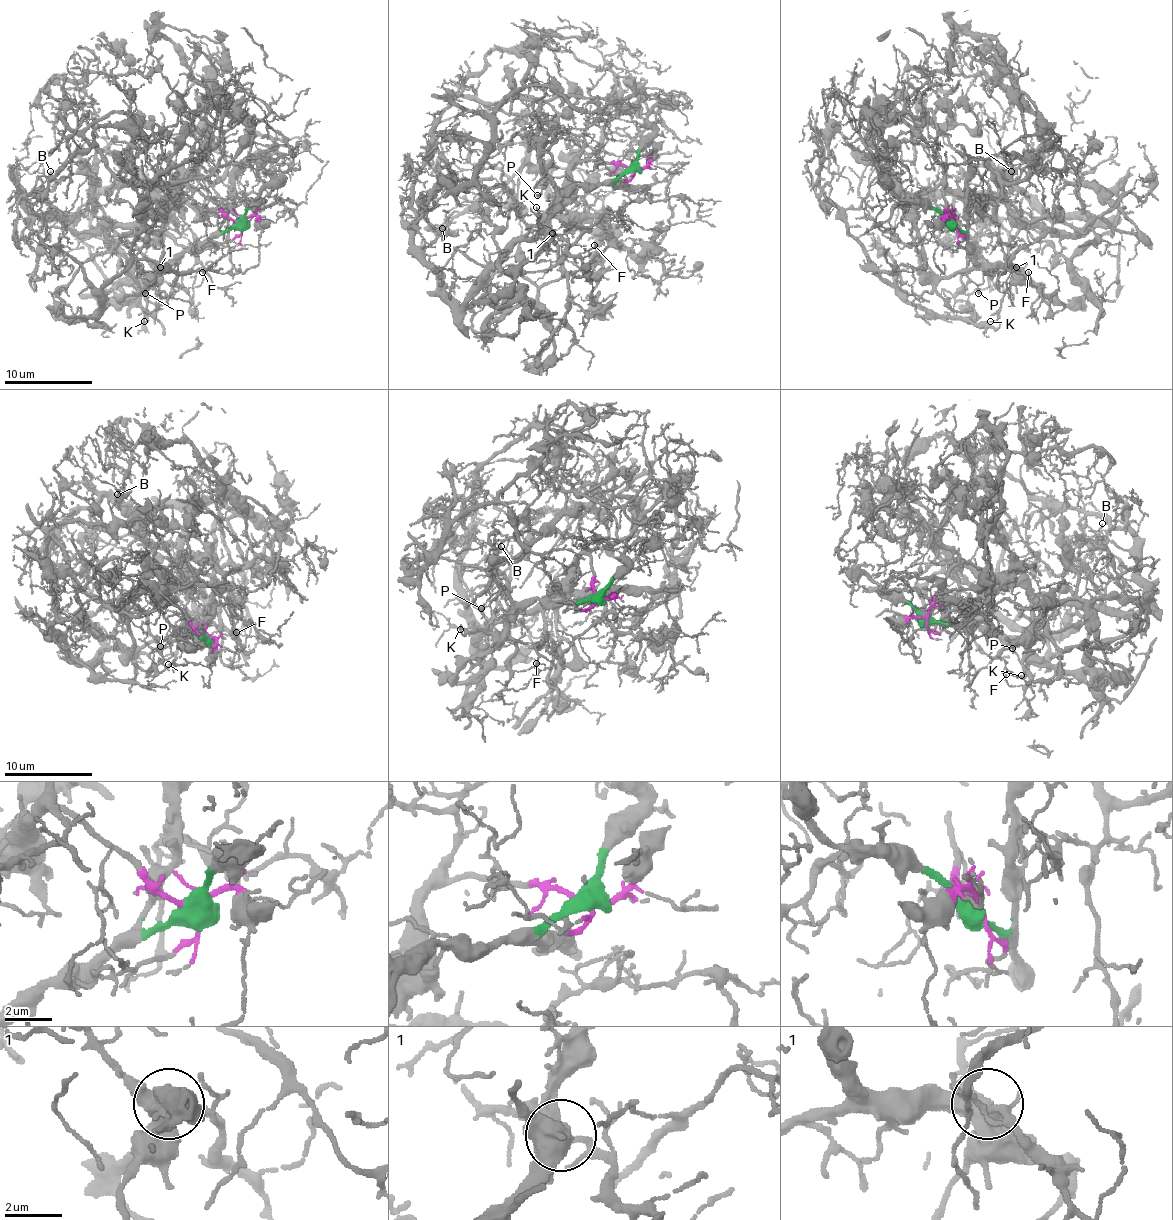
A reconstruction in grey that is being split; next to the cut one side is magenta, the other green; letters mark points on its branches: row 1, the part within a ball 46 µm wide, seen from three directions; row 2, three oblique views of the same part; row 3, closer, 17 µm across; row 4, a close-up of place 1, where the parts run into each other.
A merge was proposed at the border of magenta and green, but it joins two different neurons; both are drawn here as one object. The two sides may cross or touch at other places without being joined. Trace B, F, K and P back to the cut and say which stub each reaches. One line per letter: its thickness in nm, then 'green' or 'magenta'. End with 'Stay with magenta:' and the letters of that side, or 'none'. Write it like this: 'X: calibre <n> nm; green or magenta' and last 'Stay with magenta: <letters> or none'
B: calibre 120 nm; magenta
F: calibre 100 nm; magenta
K: calibre 150 nm; green
P: calibre 170 nm; green
Stay with magenta: B, F

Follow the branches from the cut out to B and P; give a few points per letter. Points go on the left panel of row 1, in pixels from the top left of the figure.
B: (239, 221), (184, 185), (138, 221), (81, 234), (59, 216), (41, 216), (32, 207), (56, 183), (50, 170)
P: (239, 221), (208, 236), (155, 271), (144, 293)

